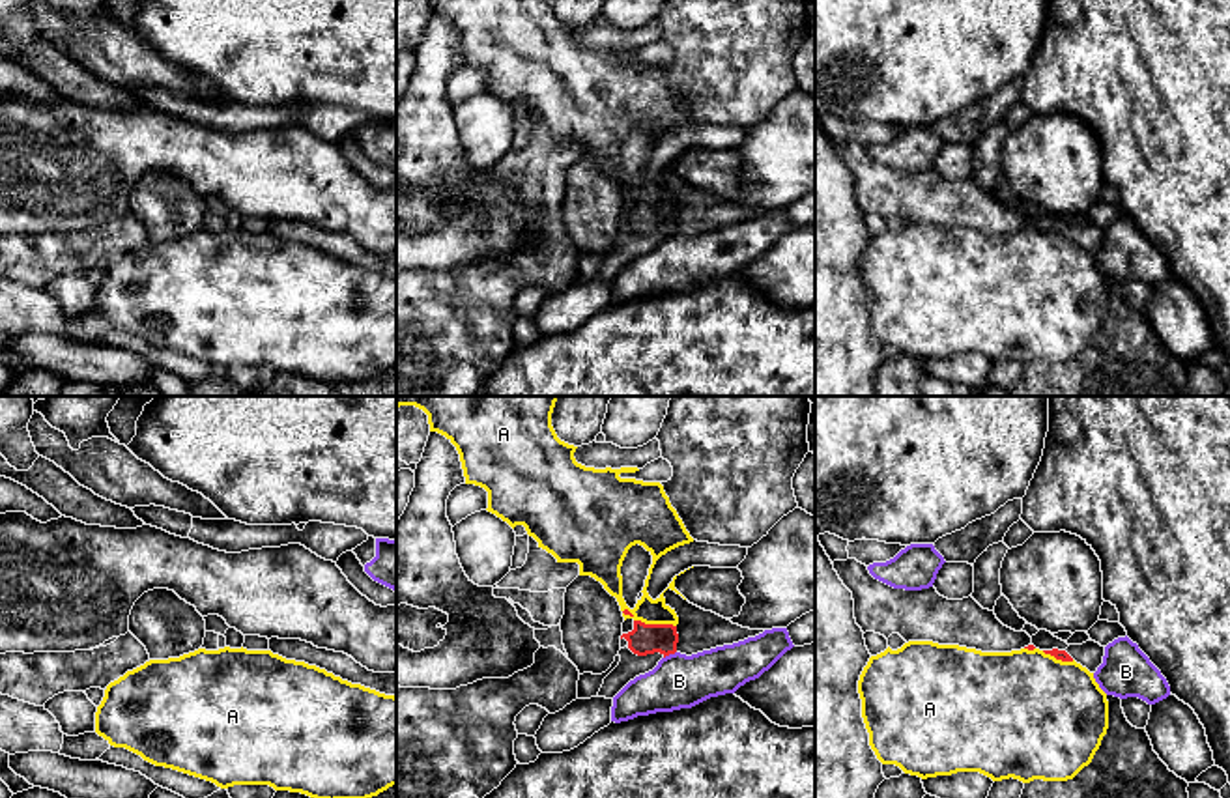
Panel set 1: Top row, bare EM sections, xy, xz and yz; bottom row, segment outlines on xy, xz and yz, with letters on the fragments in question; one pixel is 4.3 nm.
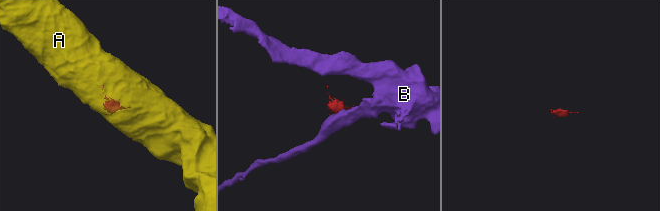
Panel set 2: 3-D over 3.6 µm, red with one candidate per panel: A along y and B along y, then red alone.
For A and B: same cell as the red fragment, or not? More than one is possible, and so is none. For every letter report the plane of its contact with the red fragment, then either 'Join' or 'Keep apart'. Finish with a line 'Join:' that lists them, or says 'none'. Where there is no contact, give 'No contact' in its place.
A: Touches red in xz. Join
B: Touches red in xz. Keep apart
Join: A

